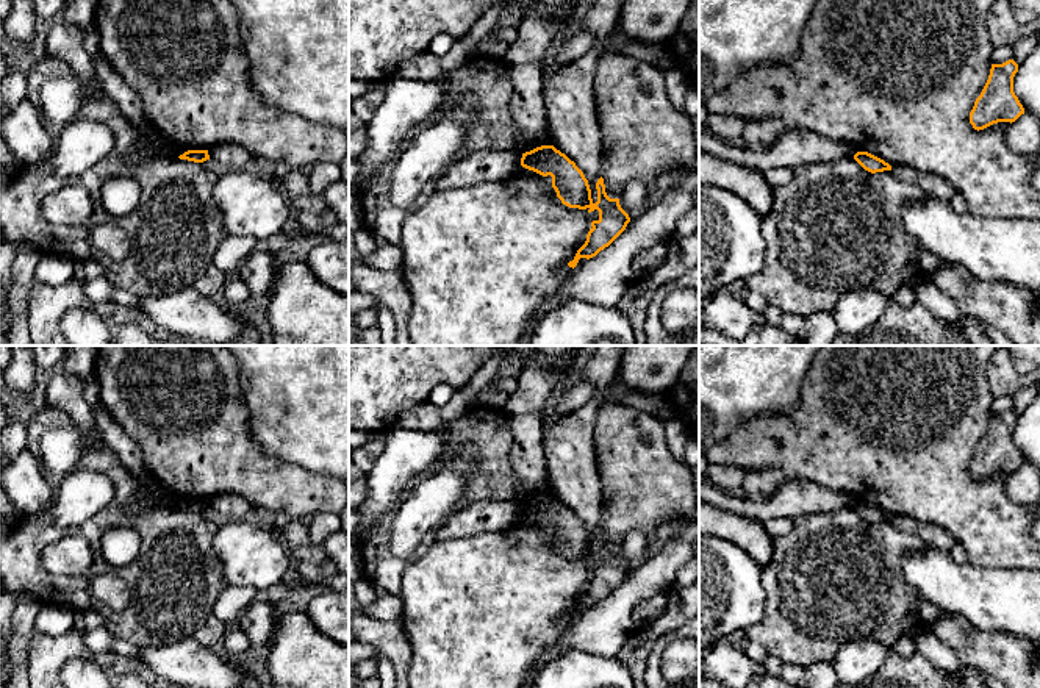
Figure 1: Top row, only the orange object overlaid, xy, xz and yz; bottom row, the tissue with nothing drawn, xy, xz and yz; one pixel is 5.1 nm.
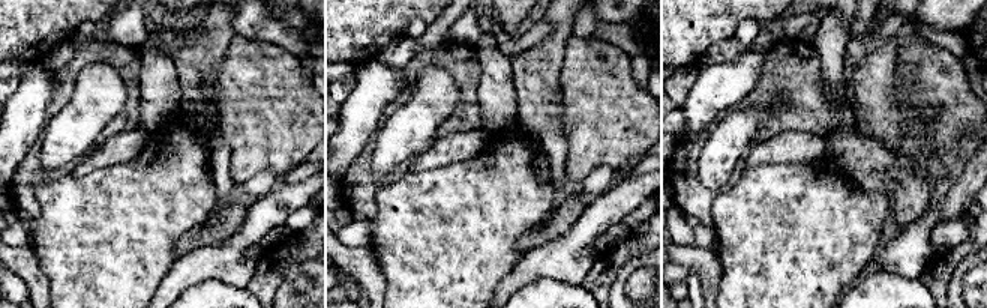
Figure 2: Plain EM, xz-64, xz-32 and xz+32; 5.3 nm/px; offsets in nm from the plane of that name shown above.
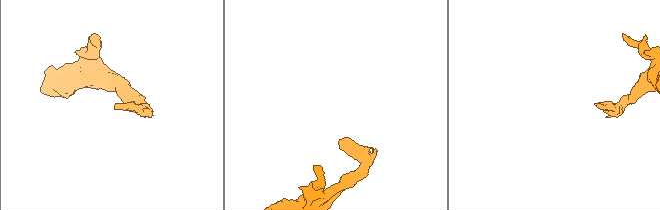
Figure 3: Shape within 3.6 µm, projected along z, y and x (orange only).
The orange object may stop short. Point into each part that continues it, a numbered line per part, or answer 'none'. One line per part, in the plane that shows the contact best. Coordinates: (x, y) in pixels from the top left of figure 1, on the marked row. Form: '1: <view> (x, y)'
none

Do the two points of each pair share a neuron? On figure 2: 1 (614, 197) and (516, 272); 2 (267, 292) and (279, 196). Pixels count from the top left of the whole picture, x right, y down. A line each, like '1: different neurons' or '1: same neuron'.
1: same neuron
2: different neurons

